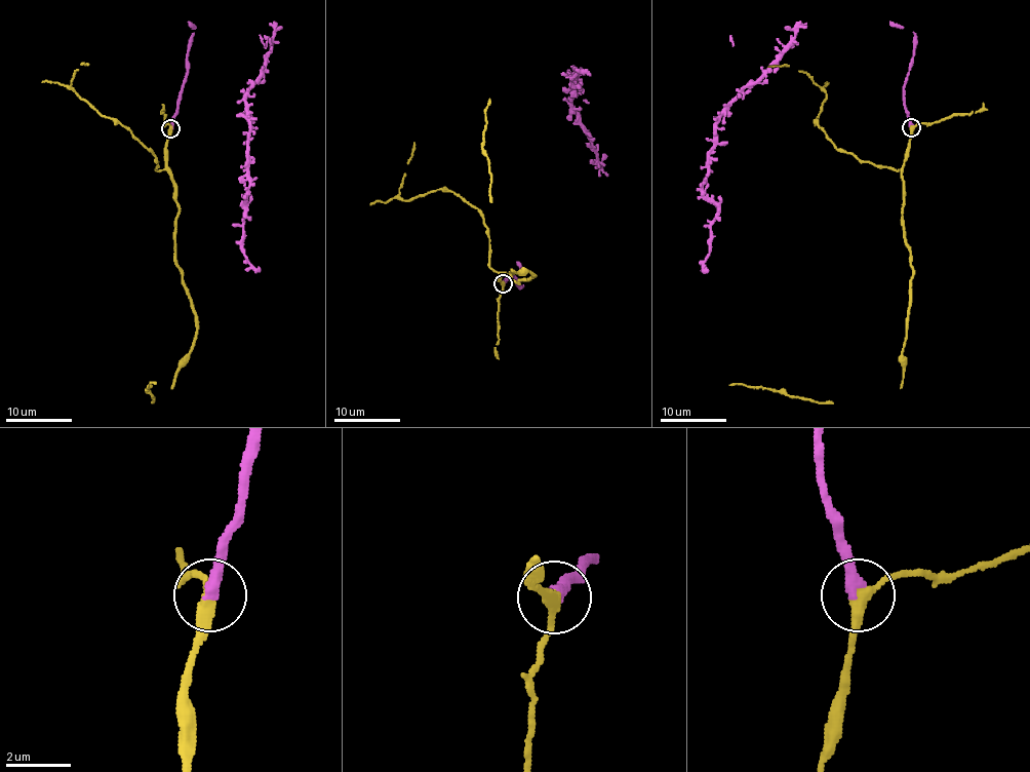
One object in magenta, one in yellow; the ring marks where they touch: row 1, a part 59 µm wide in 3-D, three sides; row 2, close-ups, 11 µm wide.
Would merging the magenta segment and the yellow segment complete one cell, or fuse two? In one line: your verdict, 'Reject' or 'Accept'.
Accept

